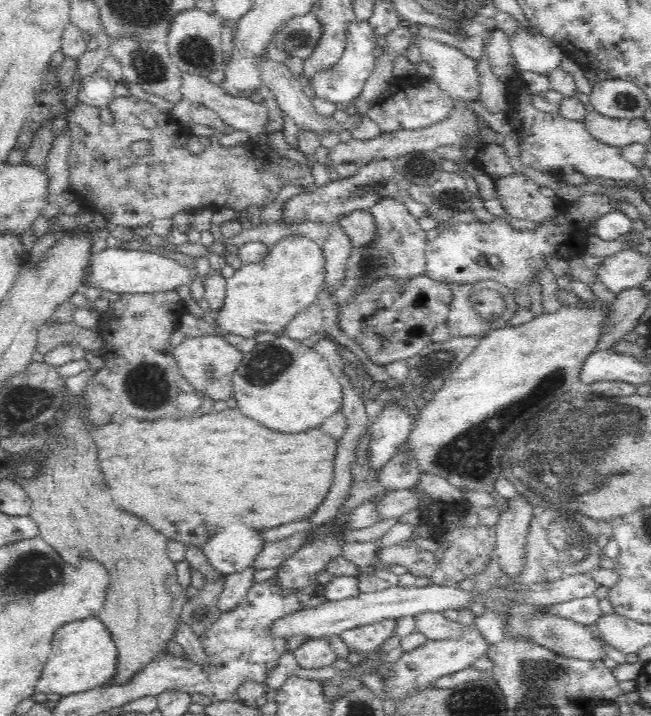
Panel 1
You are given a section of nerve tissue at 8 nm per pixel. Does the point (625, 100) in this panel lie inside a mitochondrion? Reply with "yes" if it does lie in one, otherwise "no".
yes

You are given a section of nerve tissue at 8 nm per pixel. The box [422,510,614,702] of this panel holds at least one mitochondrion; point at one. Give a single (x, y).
(566, 543)

